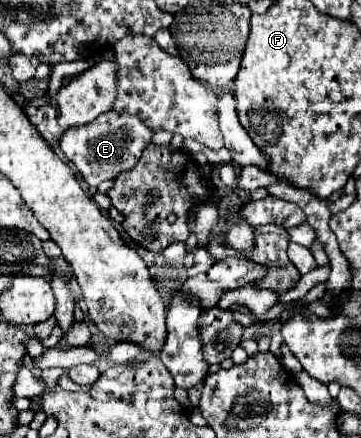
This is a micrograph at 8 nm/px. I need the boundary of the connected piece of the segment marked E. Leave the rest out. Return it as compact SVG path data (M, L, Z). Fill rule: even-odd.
M109 111L99 115L93 123L67 129L59 139L59 149L67 157L67 161L71 161L79 169L83 181L91 187L97 187L99 183L115 179L119 173L133 169L151 139L153 131L149 131L149 127L145 127L145 123L137 119L137 115L117 115L117 111Z

